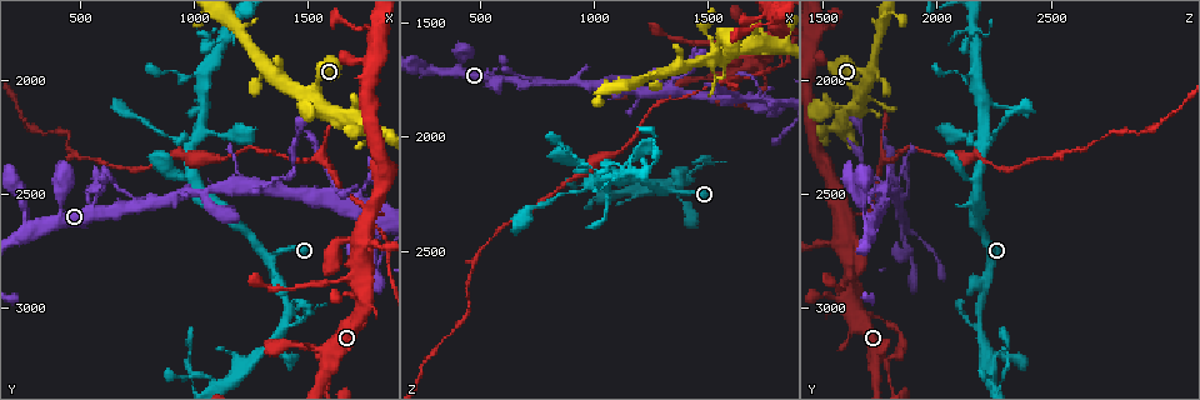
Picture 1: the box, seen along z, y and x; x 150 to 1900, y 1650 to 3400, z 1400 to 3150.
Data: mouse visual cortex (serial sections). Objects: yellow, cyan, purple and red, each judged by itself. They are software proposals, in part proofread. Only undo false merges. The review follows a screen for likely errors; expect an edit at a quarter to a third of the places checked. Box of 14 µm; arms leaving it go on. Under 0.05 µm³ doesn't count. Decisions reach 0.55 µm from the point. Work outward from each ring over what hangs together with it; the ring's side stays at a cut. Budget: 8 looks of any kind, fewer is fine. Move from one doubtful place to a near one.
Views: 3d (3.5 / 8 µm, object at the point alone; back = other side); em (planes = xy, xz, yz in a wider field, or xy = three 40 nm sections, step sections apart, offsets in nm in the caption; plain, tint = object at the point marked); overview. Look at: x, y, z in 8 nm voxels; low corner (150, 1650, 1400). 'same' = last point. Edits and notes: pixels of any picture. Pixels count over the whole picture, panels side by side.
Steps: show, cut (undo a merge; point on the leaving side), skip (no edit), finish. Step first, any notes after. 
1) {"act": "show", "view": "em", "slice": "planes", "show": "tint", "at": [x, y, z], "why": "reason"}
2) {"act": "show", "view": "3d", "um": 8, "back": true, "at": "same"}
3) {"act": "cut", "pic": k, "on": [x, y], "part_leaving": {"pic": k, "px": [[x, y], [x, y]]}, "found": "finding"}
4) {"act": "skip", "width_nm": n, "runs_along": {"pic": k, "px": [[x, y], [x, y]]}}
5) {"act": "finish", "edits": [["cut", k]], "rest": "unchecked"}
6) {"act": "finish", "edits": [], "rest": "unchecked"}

{"act": "show", "view": "3d", "um": 3.5, "back": true, "at": [1330, 2490, 1810], "why": "three-way junction"}

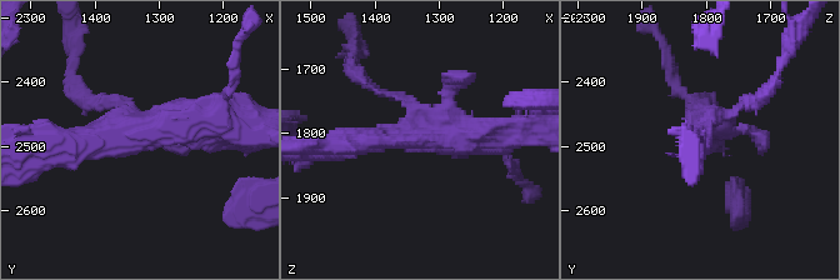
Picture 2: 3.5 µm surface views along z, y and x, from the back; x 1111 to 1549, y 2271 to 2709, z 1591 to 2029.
{"act": "show", "view": "em", "slice": "xy", "step": 2, "show": "tint", "at": [1325, 2485, 1815]}

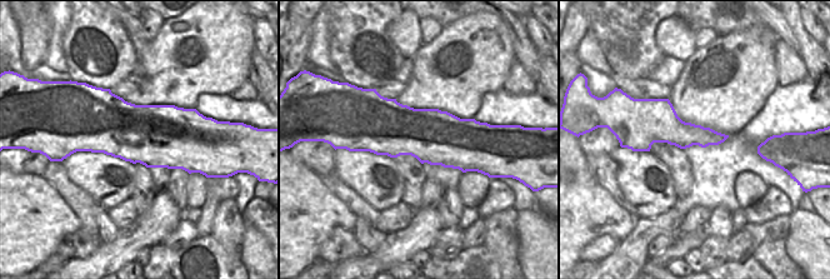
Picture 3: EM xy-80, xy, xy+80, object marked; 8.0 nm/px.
{"act": "skip", "arms": 3, "runs_along": {"pic": 2, "px": [[229, 126], [60, 145]]}, "found": "one cell here"}

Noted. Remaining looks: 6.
{"act": "show", "view": "3d", "um": 3.5, "at": [1630, 2530, 1830], "why": "abrupt turn"}

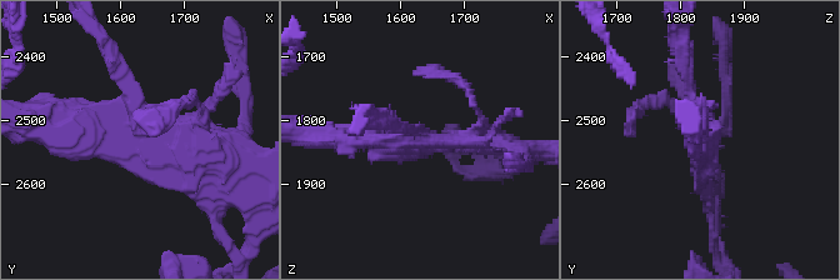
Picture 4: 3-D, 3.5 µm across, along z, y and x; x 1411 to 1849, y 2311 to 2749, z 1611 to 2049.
{"act": "show", "view": "em", "slice": "xy", "step": 3, "show": "tint", "at": [1630, 2540, 1835], "why": "need the tissue"}

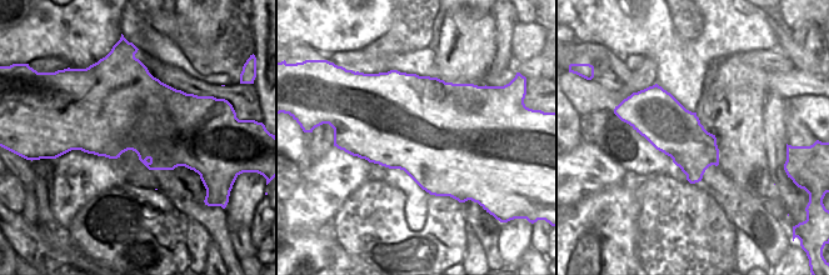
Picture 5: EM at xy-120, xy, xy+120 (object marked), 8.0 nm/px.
{"act": "skip", "runs_along": {"pic": 4, "px": [[66, 120], [220, 161]]}, "found": "one cell here"}

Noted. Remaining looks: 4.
{"act": "show", "view": "3d", "um": 8, "back": true, "at": [1520, 2070, 1680], "why": "sharp bend"}

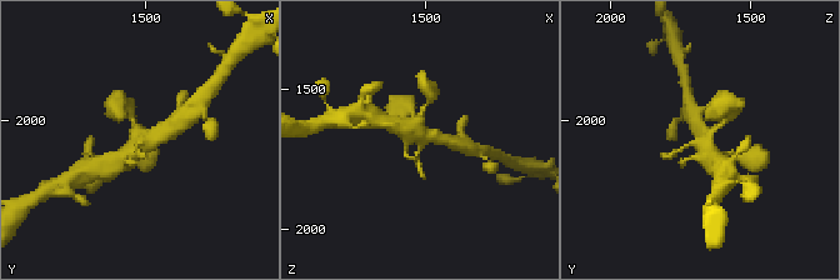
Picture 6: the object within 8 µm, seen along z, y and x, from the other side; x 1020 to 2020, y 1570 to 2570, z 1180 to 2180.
{"act": "show", "view": "em", "slice": "xy", "step": 1, "show": "tint", "at": [1510, 2090, 1660]}

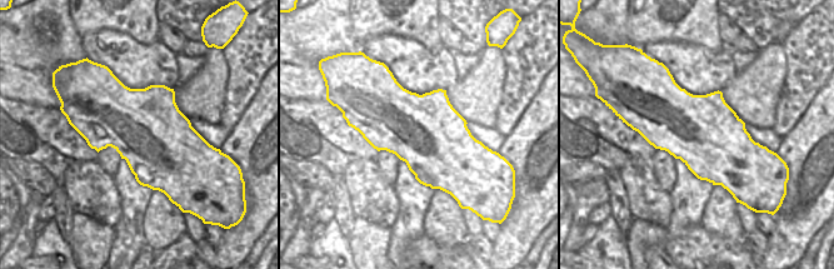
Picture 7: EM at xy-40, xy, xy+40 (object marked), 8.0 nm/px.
{"act": "skip", "runs_along": {"pic": 6, "px": [[129, 116], [141, 143], [114, 160]]}, "found": "one cell here"}

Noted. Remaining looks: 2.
{"act": "finish", "edits": [], "rest": "unchecked"}

